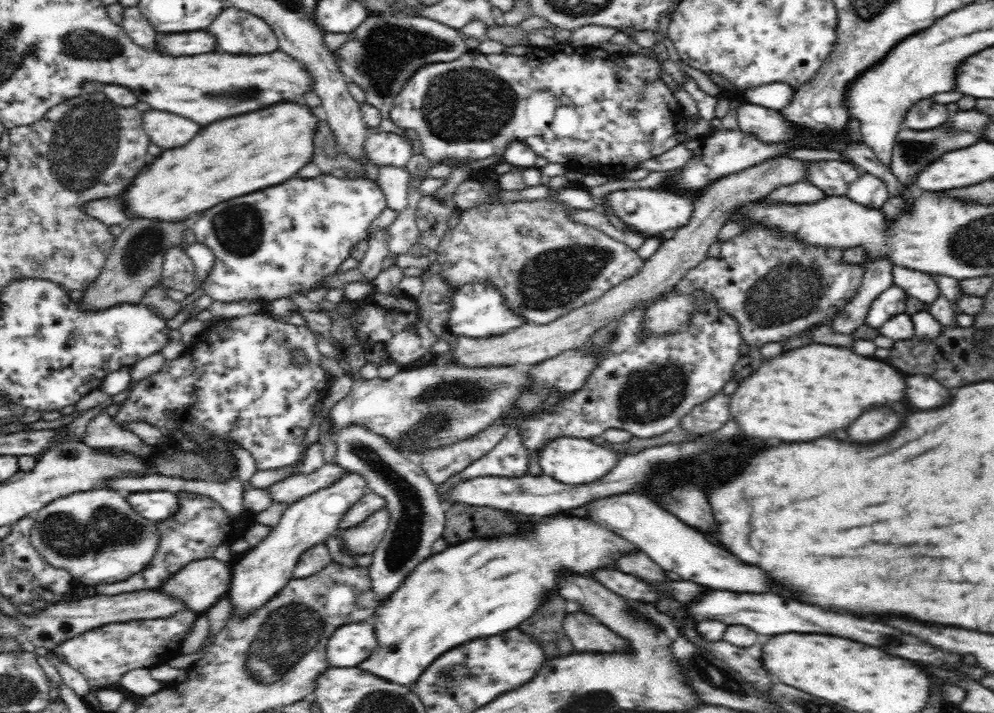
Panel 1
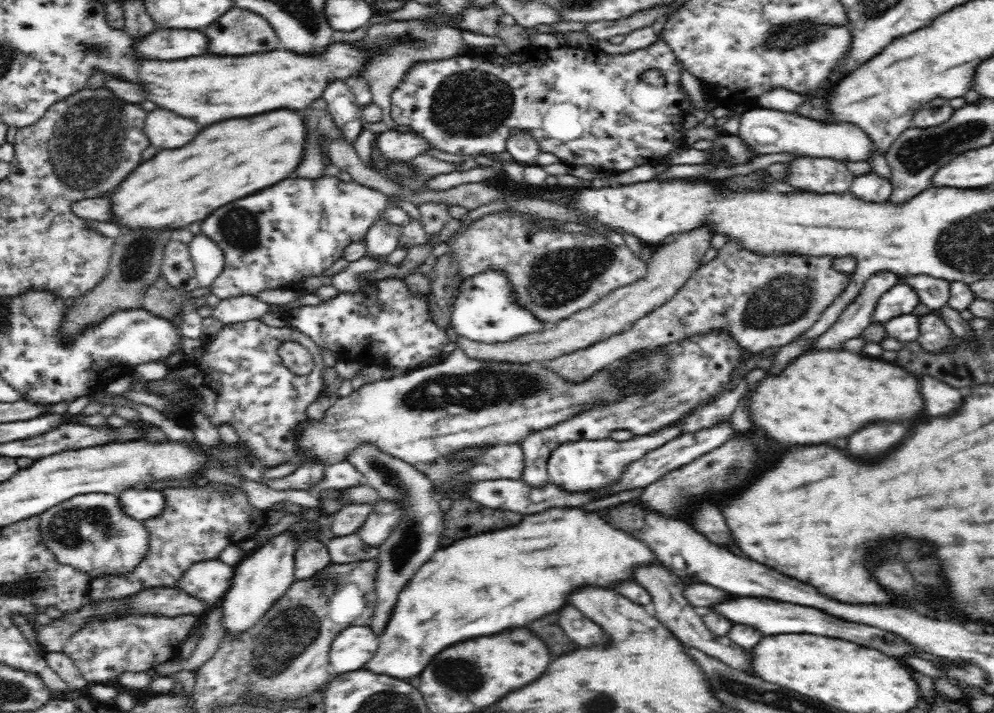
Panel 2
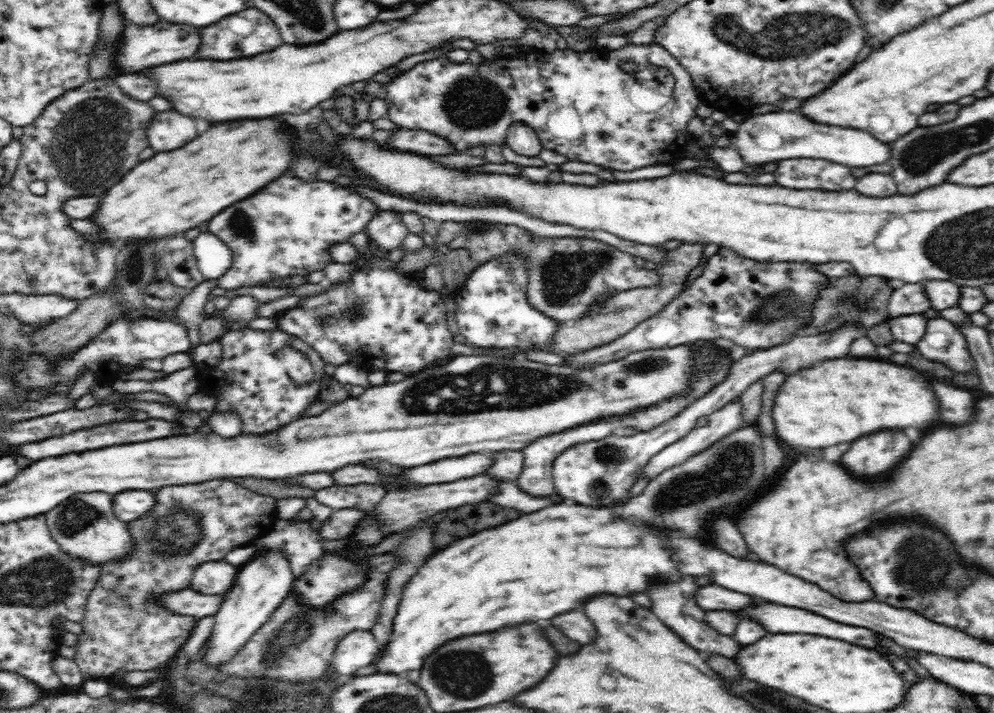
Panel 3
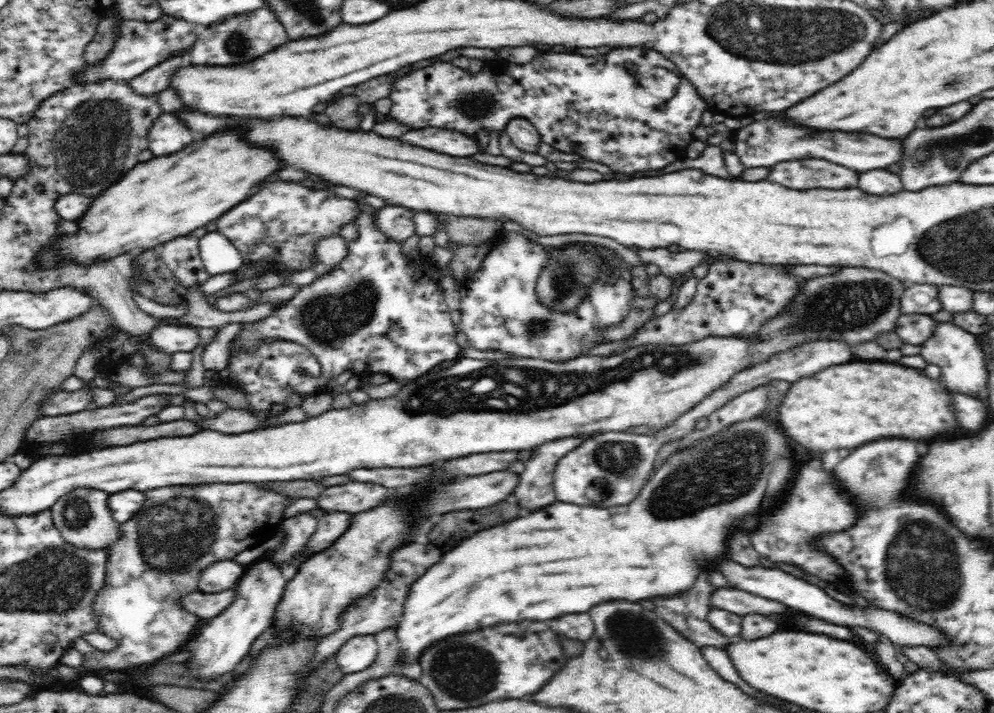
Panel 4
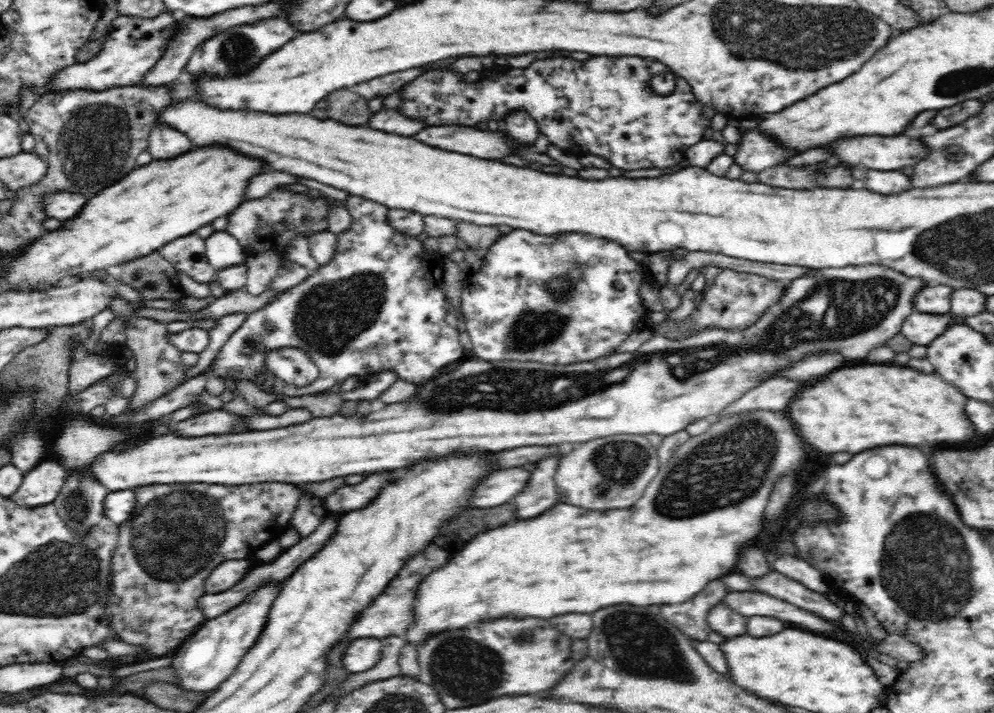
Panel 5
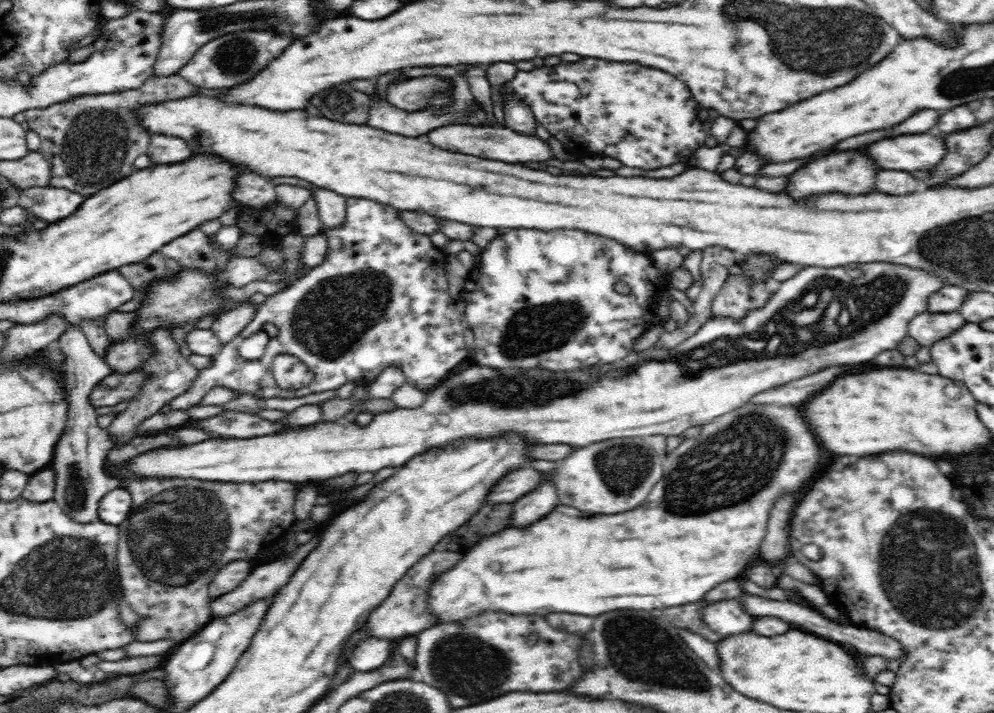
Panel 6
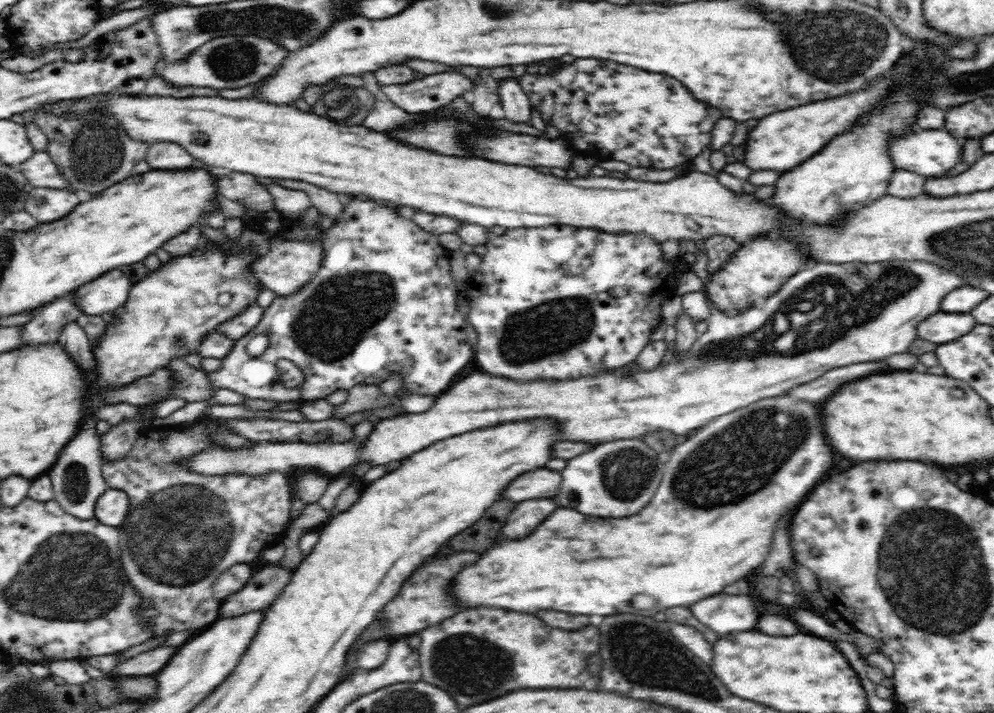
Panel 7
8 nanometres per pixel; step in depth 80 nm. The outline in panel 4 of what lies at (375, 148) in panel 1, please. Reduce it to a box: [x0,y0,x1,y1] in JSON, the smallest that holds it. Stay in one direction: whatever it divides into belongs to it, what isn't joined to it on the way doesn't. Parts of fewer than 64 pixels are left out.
[401,128,480,156]

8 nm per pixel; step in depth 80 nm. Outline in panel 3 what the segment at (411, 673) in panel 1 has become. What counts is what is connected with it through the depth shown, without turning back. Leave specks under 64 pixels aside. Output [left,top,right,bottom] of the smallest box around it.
[378,424,766,675]

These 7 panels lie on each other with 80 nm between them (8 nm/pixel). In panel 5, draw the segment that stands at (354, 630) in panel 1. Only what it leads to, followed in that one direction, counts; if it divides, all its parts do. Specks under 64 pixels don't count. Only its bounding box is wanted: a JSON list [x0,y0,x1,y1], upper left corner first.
[342,638,383,672]

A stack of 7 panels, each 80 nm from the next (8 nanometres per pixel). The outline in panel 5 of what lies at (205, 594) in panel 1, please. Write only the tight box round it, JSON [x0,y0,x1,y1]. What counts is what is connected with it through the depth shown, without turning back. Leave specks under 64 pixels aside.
[205,558,252,594]

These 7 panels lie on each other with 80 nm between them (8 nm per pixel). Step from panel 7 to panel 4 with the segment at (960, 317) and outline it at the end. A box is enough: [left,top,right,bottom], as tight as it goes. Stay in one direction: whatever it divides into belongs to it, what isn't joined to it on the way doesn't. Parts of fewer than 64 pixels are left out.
[895,314,937,345]

